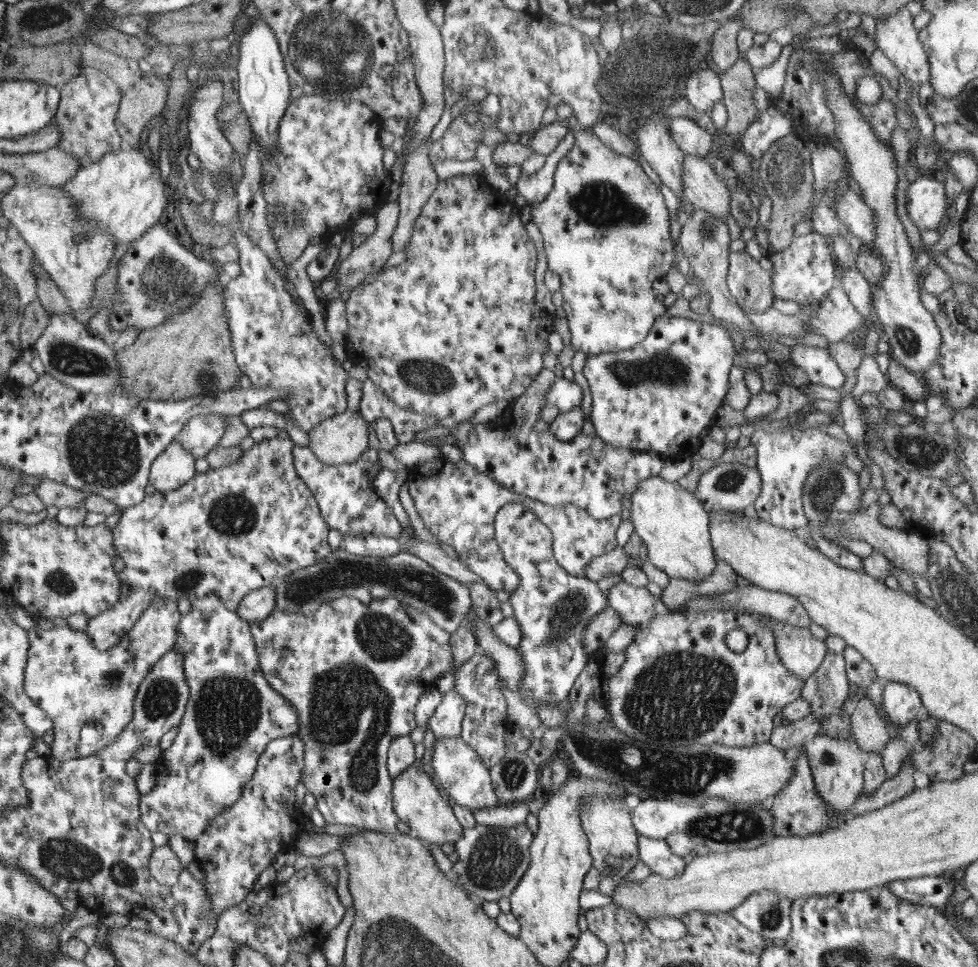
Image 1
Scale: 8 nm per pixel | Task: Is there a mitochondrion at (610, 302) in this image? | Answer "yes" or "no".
no

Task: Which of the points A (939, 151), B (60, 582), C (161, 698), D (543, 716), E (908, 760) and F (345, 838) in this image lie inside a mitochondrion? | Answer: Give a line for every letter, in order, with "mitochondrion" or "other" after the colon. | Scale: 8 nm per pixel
A: other
B: mitochondrion
C: mitochondrion
D: other
E: other
F: other

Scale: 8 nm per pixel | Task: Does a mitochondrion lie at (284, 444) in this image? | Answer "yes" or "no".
no

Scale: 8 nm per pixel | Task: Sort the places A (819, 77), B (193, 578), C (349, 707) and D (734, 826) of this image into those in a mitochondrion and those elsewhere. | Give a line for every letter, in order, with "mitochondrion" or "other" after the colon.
A: other
B: mitochondrion
C: mitochondrion
D: mitochondrion

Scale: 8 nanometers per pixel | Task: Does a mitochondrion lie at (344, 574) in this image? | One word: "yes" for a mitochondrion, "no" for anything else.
yes

